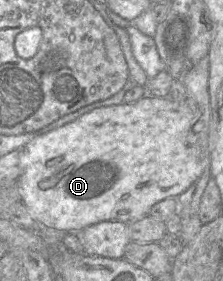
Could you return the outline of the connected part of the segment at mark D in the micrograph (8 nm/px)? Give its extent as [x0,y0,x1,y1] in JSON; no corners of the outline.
[17,96,201,231]

